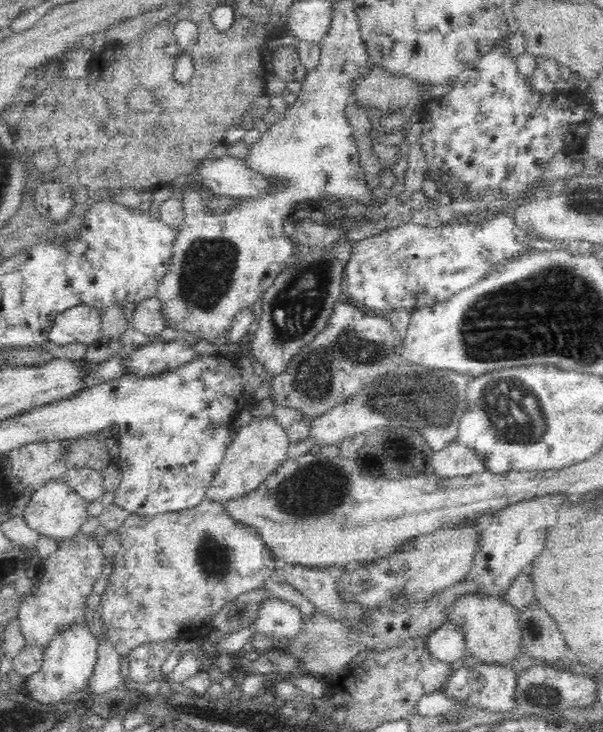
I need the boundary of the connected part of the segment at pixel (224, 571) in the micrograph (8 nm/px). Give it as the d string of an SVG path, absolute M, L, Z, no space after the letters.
M204 499L200 504L194 505L192 508L178 509L172 512L158 513L154 516L143 514L131 514L120 526L121 546L126 548L126 552L122 552L124 558L117 558L118 564L122 560L124 568L113 570L111 575L107 577L107 586L101 594L100 613L103 618L103 625L108 631L109 638L115 645L117 652L126 657L130 650L134 650L136 646L149 644L152 642L160 643L168 640L180 641L186 639L202 640L213 630L212 620L214 616L224 608L230 600L234 600L244 592L256 590L256 588L264 587L264 582L268 578L272 578L277 562L267 553L265 542L260 538L258 531L250 525L235 521L223 507L223 503L212 499Z

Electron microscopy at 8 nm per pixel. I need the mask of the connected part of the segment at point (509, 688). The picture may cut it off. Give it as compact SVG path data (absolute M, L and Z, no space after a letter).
M478 662L472 668L456 666L451 678L442 691L453 698L466 702L472 708L489 710L492 713L511 713L516 711L516 672L510 664L488 664Z

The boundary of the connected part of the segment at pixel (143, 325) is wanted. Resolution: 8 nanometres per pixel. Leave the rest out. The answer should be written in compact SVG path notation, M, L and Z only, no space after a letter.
M156 296L142 300L132 314L131 323L136 330L151 337L160 334L167 327L161 301Z

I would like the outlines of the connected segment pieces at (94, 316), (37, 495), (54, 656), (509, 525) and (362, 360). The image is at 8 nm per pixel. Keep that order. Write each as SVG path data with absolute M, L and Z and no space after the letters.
M74 306L58 315L49 332L54 346L66 346L72 342L92 344L102 335L102 315L98 308Z
M63 478L50 481L36 489L33 496L29 498L22 515L27 525L41 535L57 540L69 539L79 531L87 518L87 503L71 486L68 486Z
M86 622L66 625L43 648L44 656L40 670L28 676L23 685L34 701L44 704L68 700L70 694L87 688L98 660L98 638L90 632Z
M546 493L531 499L516 501L498 510L493 516L487 518L481 533L480 550L474 556L474 564L469 573L478 581L478 593L482 595L503 596L505 590L511 585L516 575L530 569L535 558L543 551L548 538L548 529L558 524L558 510L565 508L566 500L571 498L568 493Z
M350 302L338 303L328 324L300 348L287 367L270 382L269 399L276 405L290 406L310 420L353 397L366 384L397 369L402 361L399 348L402 337L388 318L372 316Z

